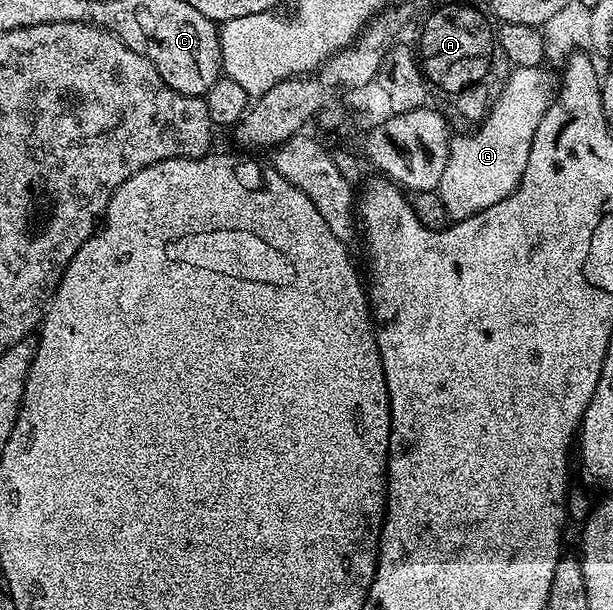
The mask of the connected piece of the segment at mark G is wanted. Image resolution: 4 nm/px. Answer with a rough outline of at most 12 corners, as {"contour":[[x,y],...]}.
{"contour":[[547,67],[509,71],[477,132],[451,137],[453,221],[520,184],[554,99]]}

